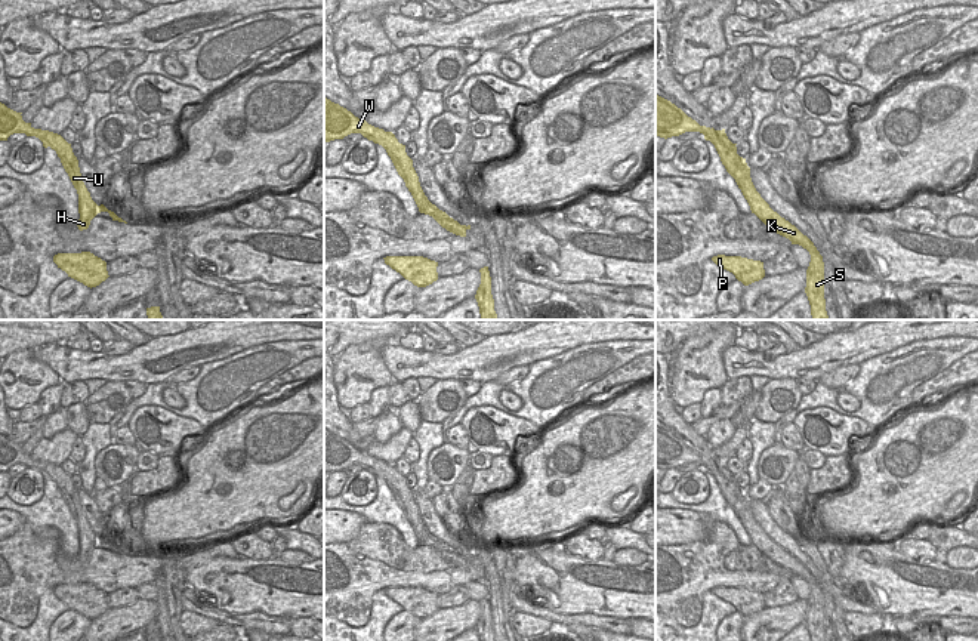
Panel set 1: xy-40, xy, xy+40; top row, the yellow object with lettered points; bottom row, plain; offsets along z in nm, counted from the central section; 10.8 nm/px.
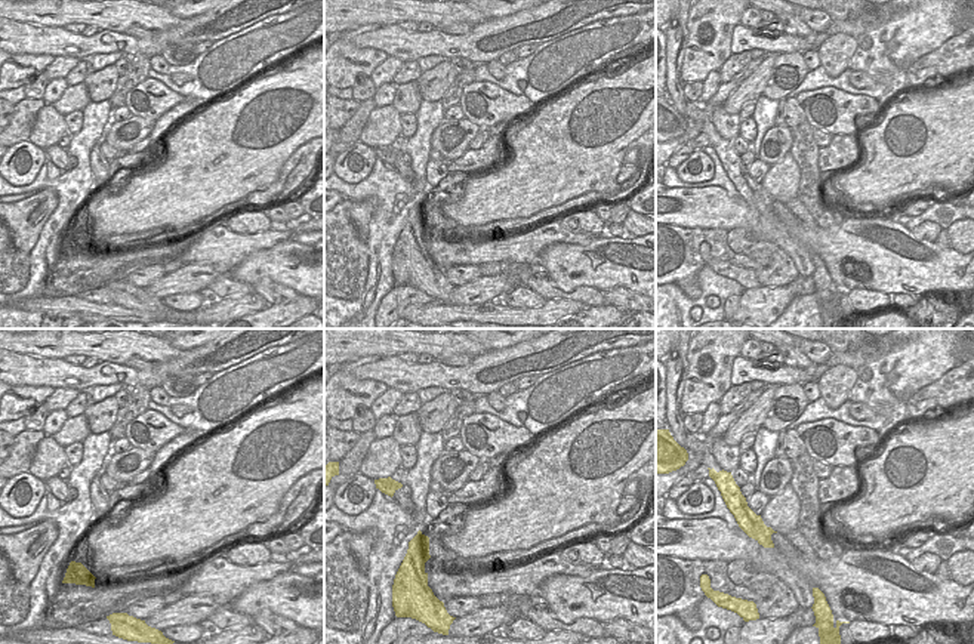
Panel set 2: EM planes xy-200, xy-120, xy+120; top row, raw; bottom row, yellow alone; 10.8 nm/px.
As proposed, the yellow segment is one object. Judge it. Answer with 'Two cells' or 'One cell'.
Two cells.

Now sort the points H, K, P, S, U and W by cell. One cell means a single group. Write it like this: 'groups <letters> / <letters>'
groups H P U W / K S

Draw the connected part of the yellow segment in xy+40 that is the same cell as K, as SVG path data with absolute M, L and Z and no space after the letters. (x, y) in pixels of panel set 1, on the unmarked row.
M703 457L703 460L712 468L713 474L716 475L715 480L721 489L722 496L725 497L726 503L735 511L738 520L741 521L744 530L750 537L752 545L755 545L772 563L789 570L792 576L799 576L809 583L811 594L806 601L805 625L808 628L811 641L826 641L824 594L814 574L795 557L774 543L769 536L761 528L752 514L750 499L747 497L746 490L737 486L737 475L732 475L728 471L725 460L715 462L713 459L710 460L706 457Z

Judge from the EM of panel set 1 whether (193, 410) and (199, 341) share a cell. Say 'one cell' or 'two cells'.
two cells

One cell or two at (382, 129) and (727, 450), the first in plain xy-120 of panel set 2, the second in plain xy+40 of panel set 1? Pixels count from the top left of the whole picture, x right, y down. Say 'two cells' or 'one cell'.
one cell

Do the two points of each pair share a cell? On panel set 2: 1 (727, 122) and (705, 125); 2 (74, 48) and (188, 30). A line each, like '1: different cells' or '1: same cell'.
1: different cells
2: same cell

